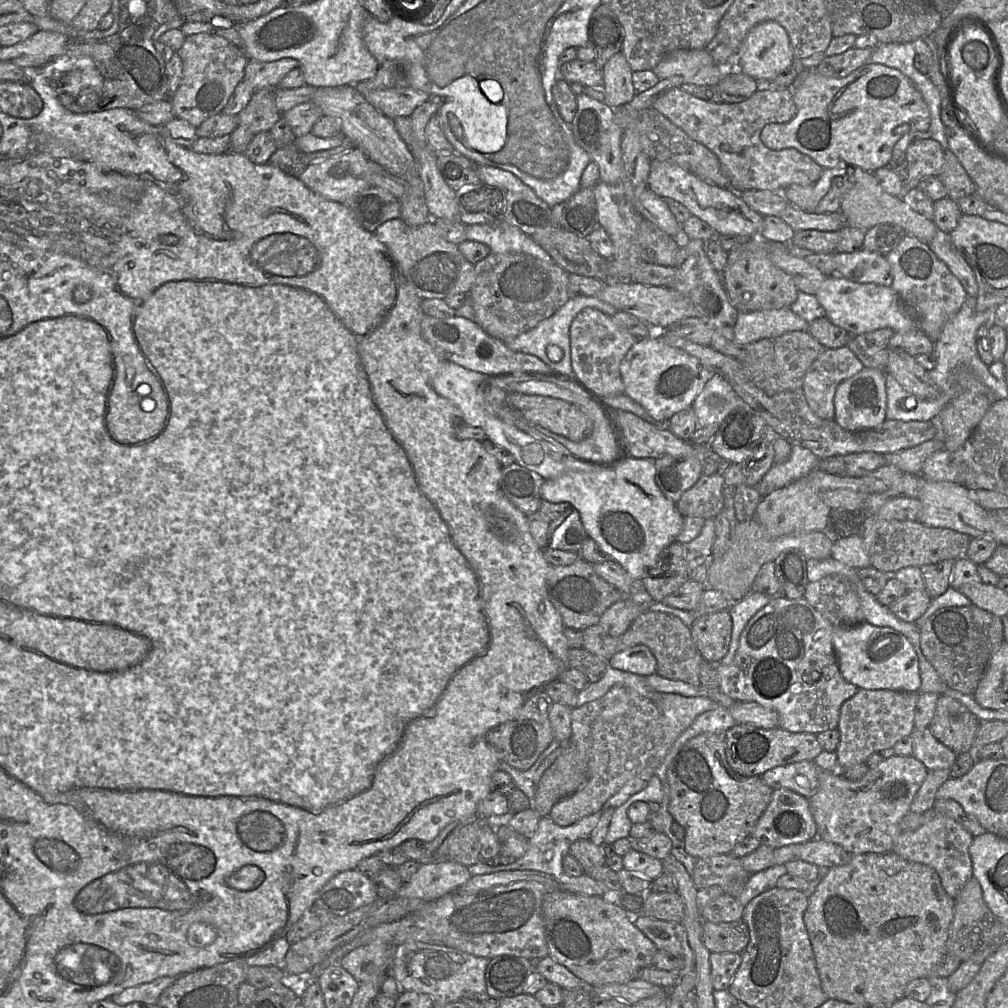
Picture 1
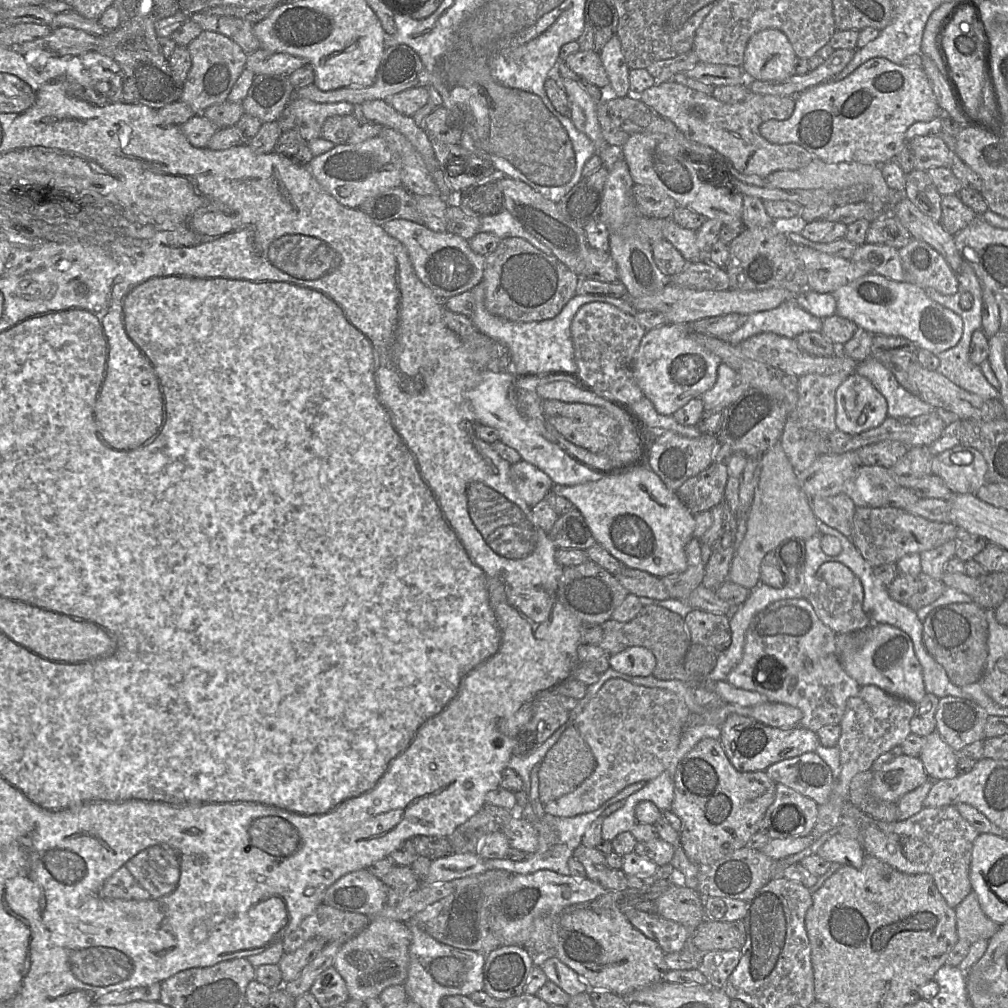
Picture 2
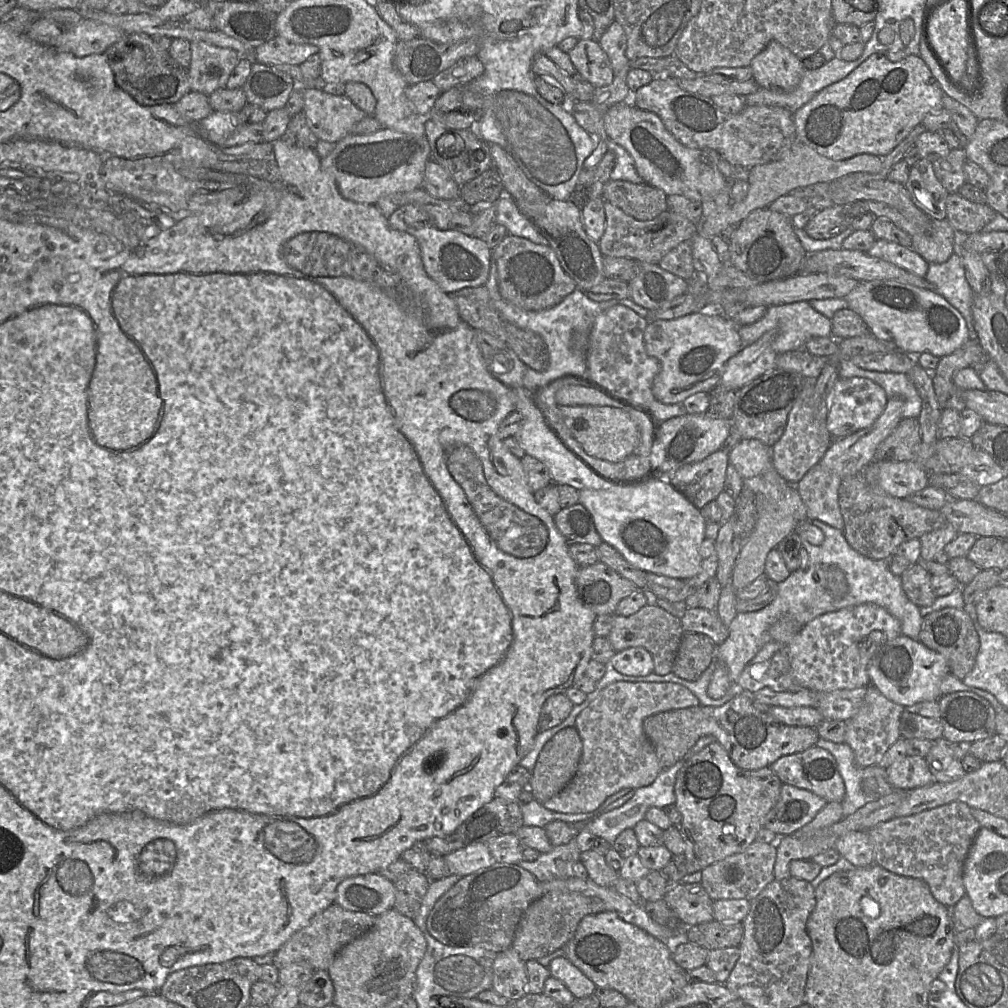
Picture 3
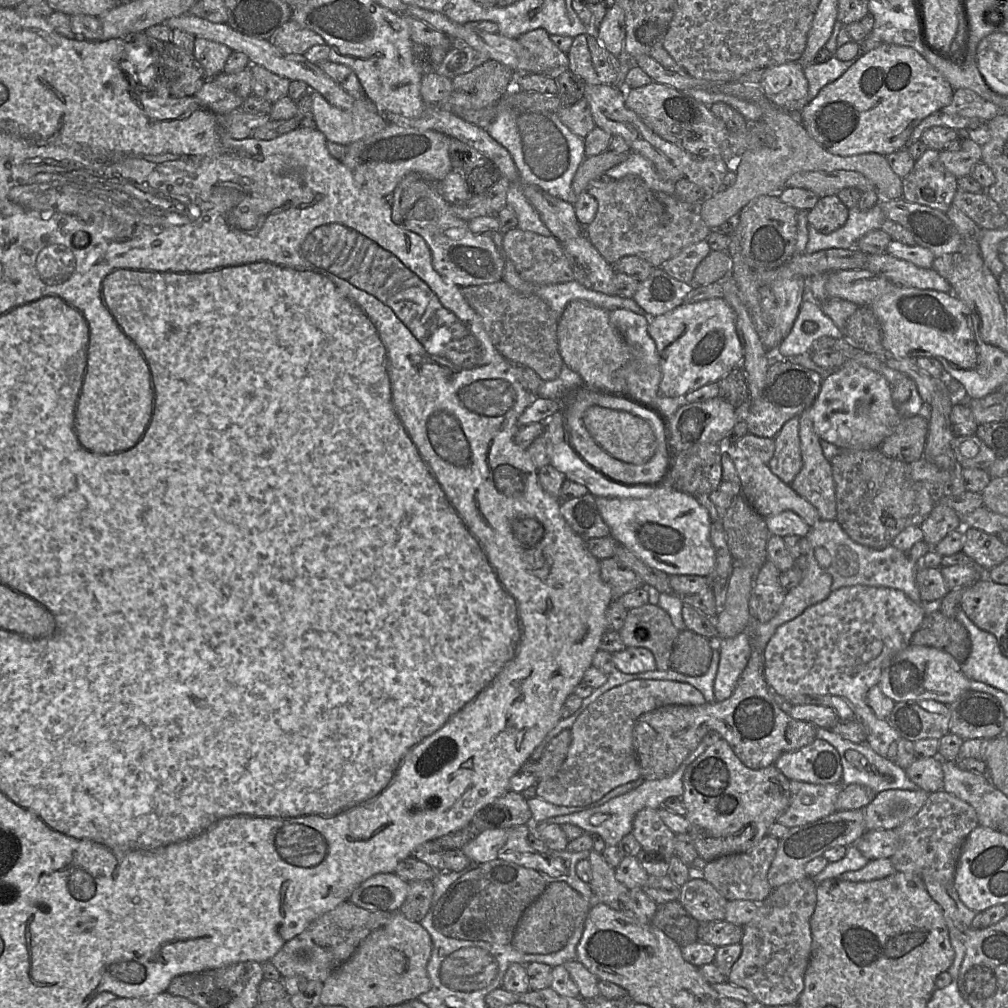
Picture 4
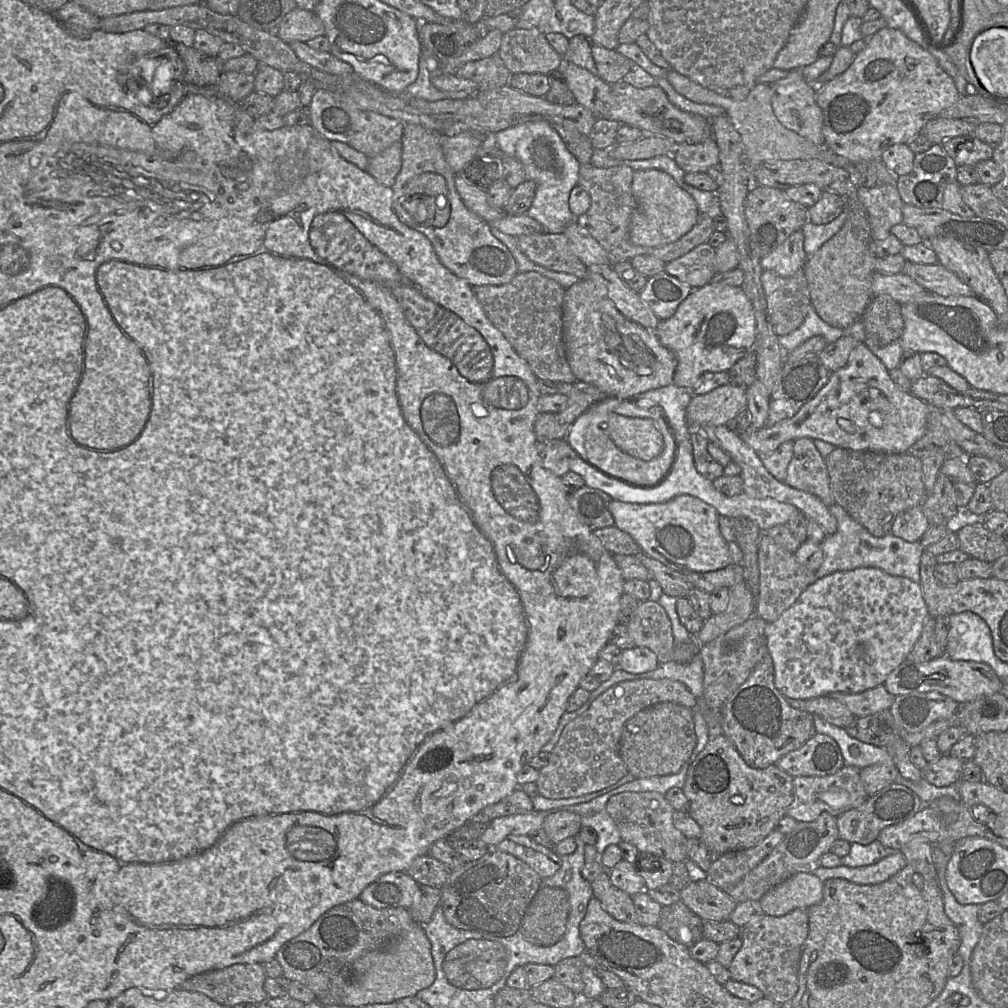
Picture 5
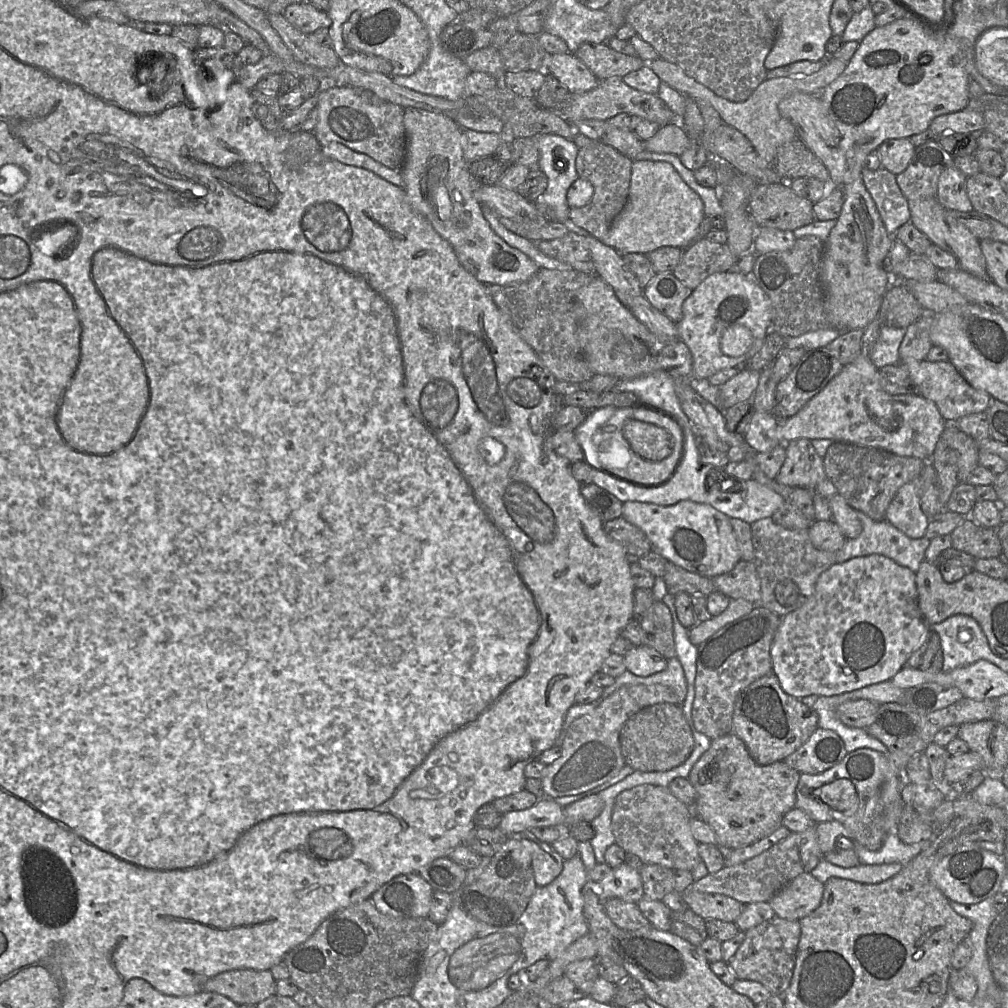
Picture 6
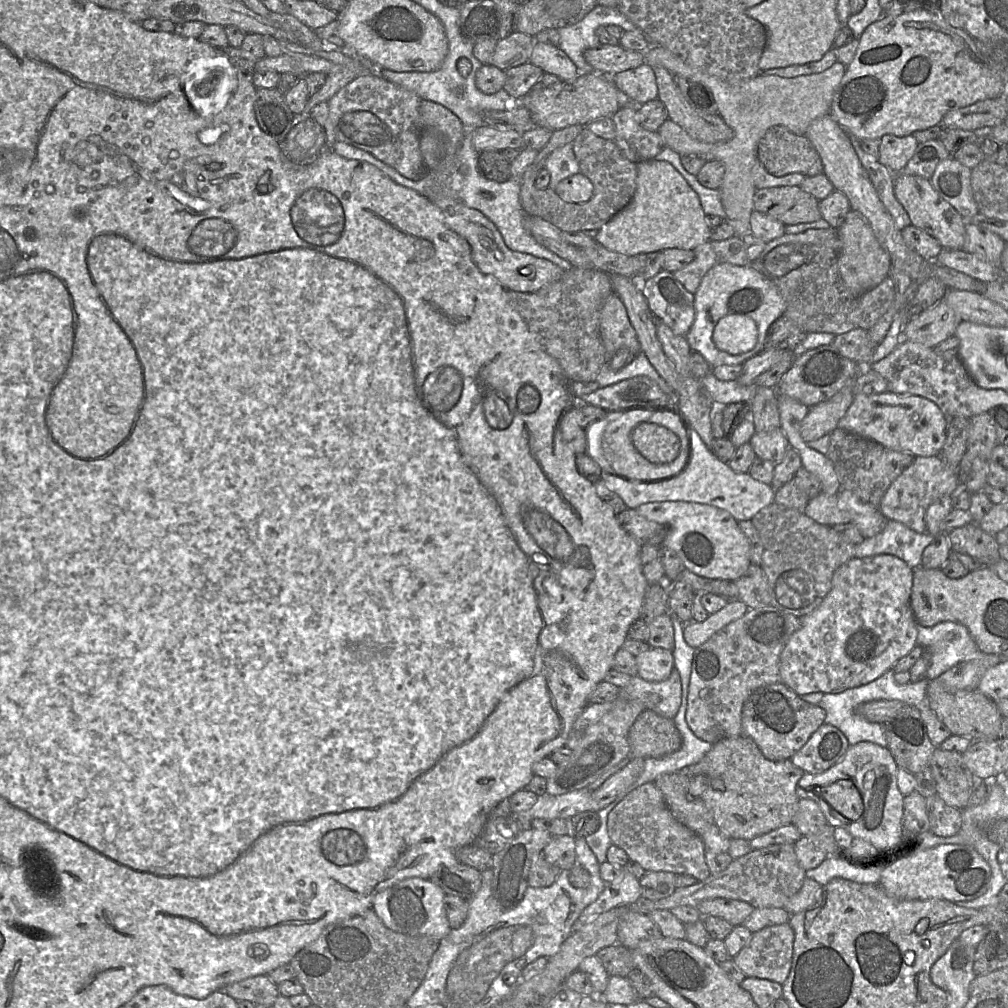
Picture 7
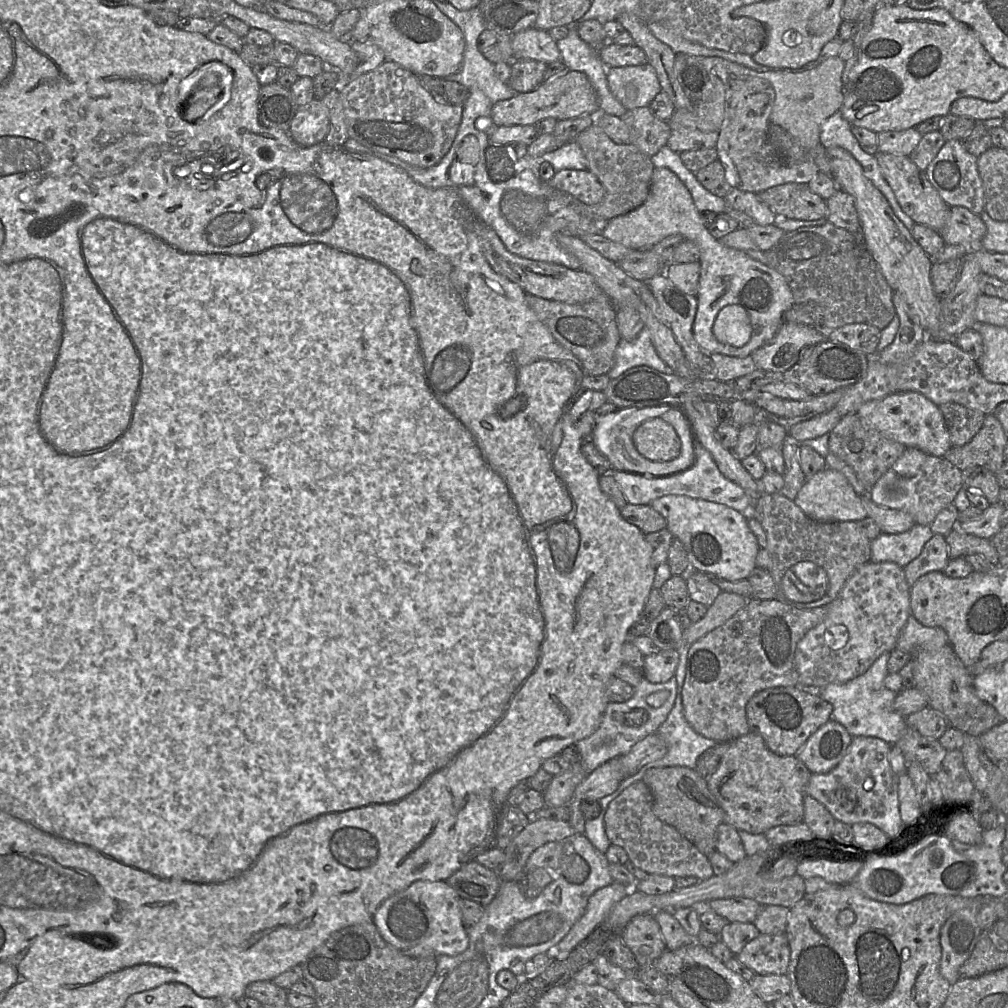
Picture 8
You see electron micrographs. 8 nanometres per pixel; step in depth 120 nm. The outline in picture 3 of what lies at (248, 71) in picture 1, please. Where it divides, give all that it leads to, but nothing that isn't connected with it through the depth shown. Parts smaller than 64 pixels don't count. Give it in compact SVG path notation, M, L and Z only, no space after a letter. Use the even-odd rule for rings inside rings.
M275 35L254 50L254 59L258 63L271 66L277 64L300 65L318 51L318 47L314 45L294 43Z

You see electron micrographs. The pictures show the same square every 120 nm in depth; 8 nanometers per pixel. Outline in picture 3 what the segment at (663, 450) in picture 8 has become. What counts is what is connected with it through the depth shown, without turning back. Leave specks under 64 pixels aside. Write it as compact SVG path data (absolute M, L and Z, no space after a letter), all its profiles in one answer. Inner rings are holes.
M560 405L559 411L573 438L590 456L612 462L625 462L632 458L634 450L639 446L639 429L629 414L622 409L610 406Z

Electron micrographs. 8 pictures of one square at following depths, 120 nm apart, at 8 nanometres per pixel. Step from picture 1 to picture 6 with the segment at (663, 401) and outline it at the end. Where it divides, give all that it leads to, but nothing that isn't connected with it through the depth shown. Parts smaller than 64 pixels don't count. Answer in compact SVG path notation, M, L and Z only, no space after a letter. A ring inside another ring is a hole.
M732 271L711 274L684 300L682 318L676 323L677 337L687 345L693 357L690 378L707 379L722 369L745 368L745 363L762 347L771 324L771 301L751 276Z

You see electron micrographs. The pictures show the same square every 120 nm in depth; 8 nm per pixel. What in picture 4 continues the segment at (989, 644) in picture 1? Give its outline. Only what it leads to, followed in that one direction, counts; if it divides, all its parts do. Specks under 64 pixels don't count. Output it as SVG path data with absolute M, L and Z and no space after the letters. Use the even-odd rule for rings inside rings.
M940 611L927 614L914 632L911 644L942 650L962 664L971 651L971 640L966 628L955 618L948 618Z

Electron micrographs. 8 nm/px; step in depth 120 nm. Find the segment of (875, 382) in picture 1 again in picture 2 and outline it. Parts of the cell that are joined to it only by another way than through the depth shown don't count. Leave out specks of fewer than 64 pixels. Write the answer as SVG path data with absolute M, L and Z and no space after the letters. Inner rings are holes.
M853 373L837 388L835 424L838 430L859 434L878 427L887 417L886 399L869 379Z

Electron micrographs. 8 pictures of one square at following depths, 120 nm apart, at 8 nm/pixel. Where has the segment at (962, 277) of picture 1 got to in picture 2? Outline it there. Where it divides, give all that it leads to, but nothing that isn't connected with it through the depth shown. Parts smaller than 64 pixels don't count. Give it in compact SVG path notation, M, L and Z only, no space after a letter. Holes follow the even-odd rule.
M905 190L891 213L905 227L913 239L925 242L946 260L956 274L962 266L962 257L955 245L954 236L940 222L919 210L906 196Z

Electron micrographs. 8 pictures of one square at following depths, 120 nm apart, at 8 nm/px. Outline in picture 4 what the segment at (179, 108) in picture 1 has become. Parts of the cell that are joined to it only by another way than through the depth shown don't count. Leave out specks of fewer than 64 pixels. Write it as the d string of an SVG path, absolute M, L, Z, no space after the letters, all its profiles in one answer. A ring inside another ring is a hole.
M196 38L193 56L203 70L206 80L212 80L223 72L232 50L220 43Z

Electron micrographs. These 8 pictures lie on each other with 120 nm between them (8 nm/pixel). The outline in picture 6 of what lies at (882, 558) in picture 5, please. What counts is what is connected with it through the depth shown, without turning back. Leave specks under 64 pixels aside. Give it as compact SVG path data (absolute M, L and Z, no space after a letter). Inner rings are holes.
M857 511L862 524L862 532L856 538L846 539L843 547L836 552L836 563L842 563L852 558L871 554L883 555L897 564L909 568L915 574L924 560L925 551L930 544L926 537L910 538L890 524L886 519L875 521L864 513Z

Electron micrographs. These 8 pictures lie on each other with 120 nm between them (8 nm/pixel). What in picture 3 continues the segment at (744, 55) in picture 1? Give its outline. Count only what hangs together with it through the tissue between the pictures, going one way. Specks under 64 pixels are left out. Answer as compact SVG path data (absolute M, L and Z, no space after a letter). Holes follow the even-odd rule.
M771 41L756 55L750 68L757 85L775 93L796 89L806 70L801 59L777 41Z

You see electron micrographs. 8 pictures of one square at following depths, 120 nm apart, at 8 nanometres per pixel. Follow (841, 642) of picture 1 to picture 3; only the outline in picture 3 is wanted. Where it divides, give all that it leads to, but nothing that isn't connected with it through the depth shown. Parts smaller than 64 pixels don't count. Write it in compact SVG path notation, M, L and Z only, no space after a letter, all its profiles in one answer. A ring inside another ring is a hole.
M904 635L887 643L873 658L868 669L870 685L904 707L924 701L938 701L942 697L941 681L949 673L948 663L941 654Z

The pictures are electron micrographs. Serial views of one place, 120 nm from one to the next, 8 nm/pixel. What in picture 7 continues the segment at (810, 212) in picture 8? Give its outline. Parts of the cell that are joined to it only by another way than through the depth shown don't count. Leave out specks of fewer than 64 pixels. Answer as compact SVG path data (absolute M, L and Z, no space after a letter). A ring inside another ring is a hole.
M800 186L769 187L756 191L754 210L784 225L816 222L822 218L819 200Z

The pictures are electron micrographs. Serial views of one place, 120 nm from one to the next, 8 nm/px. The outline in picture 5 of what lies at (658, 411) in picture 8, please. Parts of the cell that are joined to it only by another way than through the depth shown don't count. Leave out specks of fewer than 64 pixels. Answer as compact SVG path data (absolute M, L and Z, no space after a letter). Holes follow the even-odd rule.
M622 400L604 401L596 404L595 409L596 411L591 416L591 422L585 431L587 462L607 475L621 478L627 482L647 484L659 481L666 474L675 452L671 434L660 413L654 411L653 408L639 406ZM610 413L651 421L663 435L665 446L662 454L651 461L644 461L635 459L631 455L621 451L607 434L608 415Z

